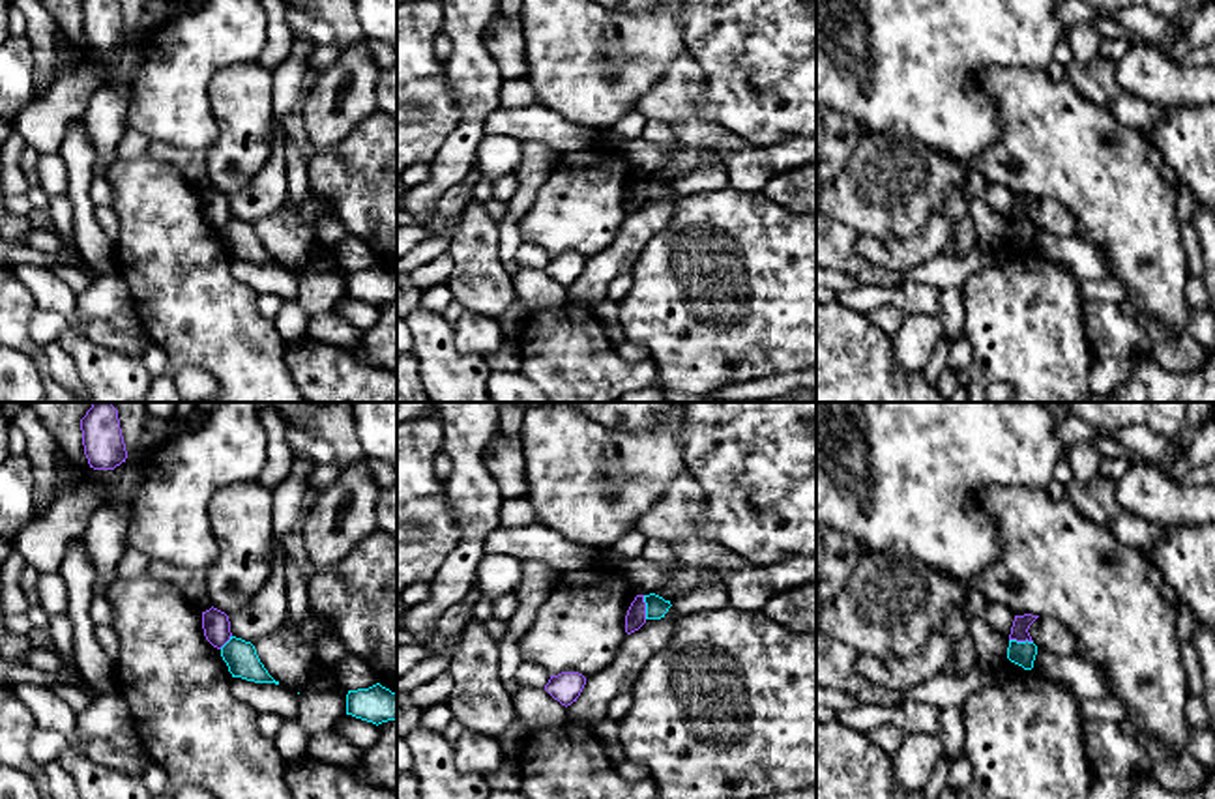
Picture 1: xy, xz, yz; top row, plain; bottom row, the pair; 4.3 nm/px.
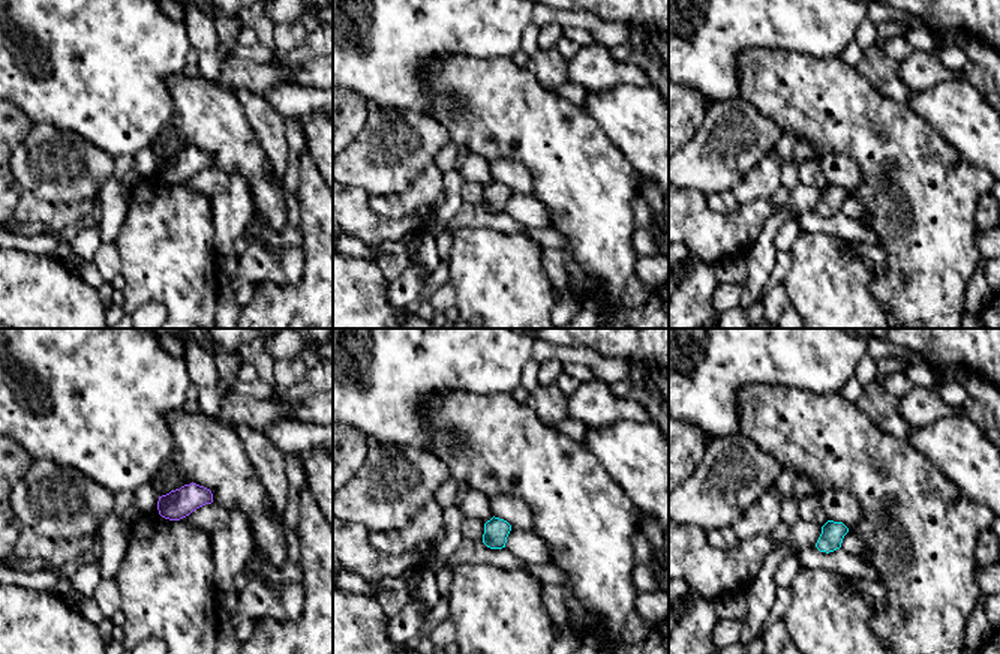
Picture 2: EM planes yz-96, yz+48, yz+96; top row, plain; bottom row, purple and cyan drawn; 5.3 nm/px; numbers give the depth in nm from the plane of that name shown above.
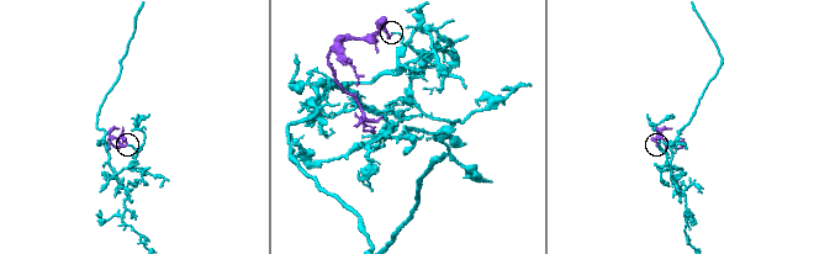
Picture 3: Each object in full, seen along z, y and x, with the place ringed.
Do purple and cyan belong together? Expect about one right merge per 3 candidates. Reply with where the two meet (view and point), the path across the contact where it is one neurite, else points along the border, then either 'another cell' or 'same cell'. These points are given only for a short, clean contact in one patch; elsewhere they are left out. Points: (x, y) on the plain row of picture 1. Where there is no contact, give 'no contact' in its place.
meets purple in xz at (644, 188); border along xz (643, 176), (646, 199); another cell

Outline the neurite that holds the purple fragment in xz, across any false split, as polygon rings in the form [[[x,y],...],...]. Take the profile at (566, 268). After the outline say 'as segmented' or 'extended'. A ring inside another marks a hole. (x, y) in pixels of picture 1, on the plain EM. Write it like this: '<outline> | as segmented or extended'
[[[562,253],[558,256],[550,256],[545,271],[558,281],[562,286],[571,286],[580,277],[586,266],[586,258],[578,253]]] | as segmented

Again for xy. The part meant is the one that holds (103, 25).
[[[81,0],[82,26],[90,49],[114,51],[127,39],[120,0]]] | as segmented

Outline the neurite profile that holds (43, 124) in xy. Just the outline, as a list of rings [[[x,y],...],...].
[[[125,43],[114,51],[92,51],[67,77],[58,77],[45,97],[34,99],[13,127],[41,155],[58,153],[69,123],[82,116],[88,101],[101,86],[124,82]]]

